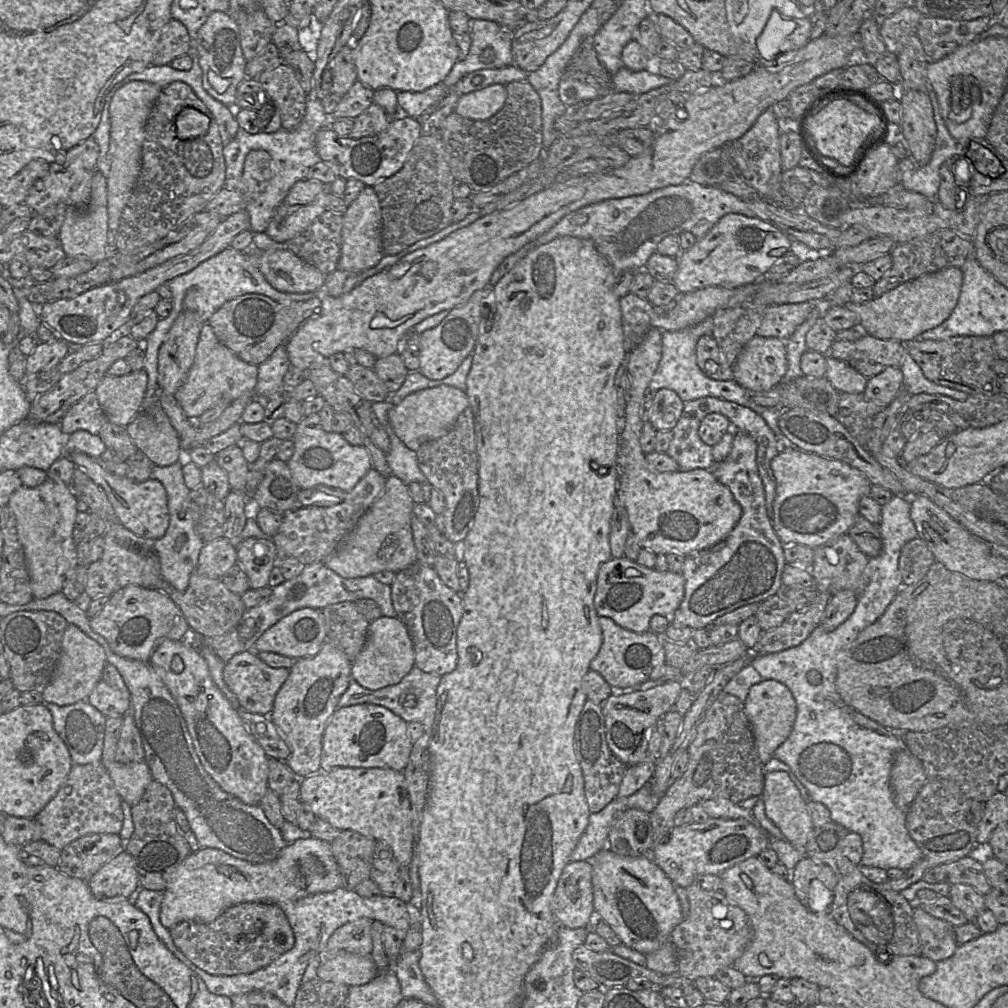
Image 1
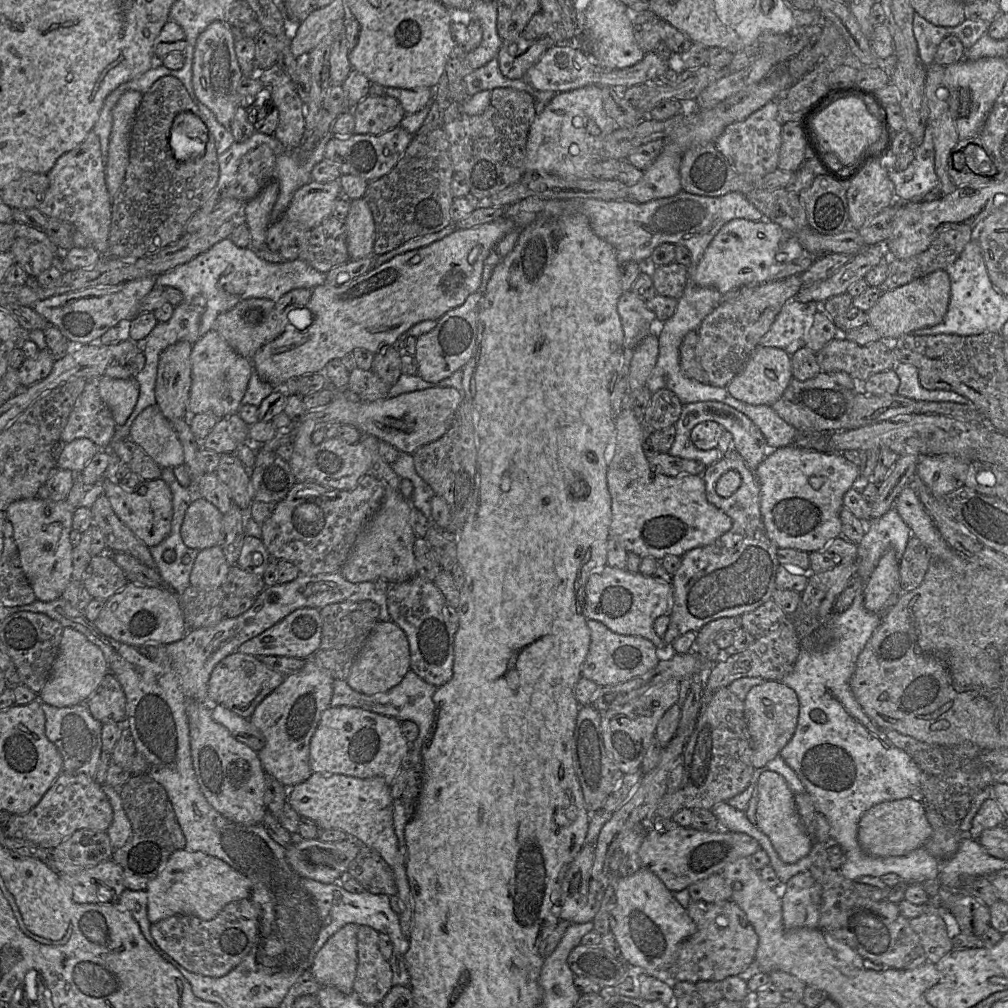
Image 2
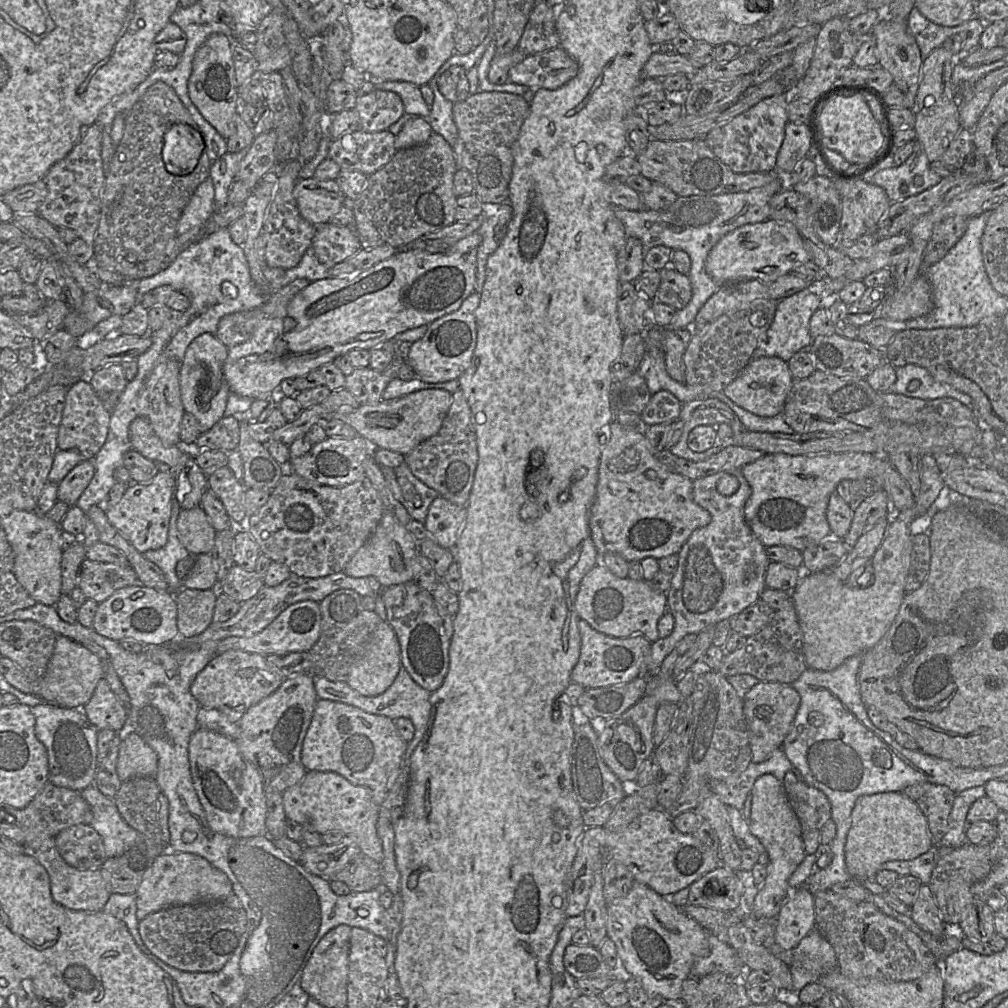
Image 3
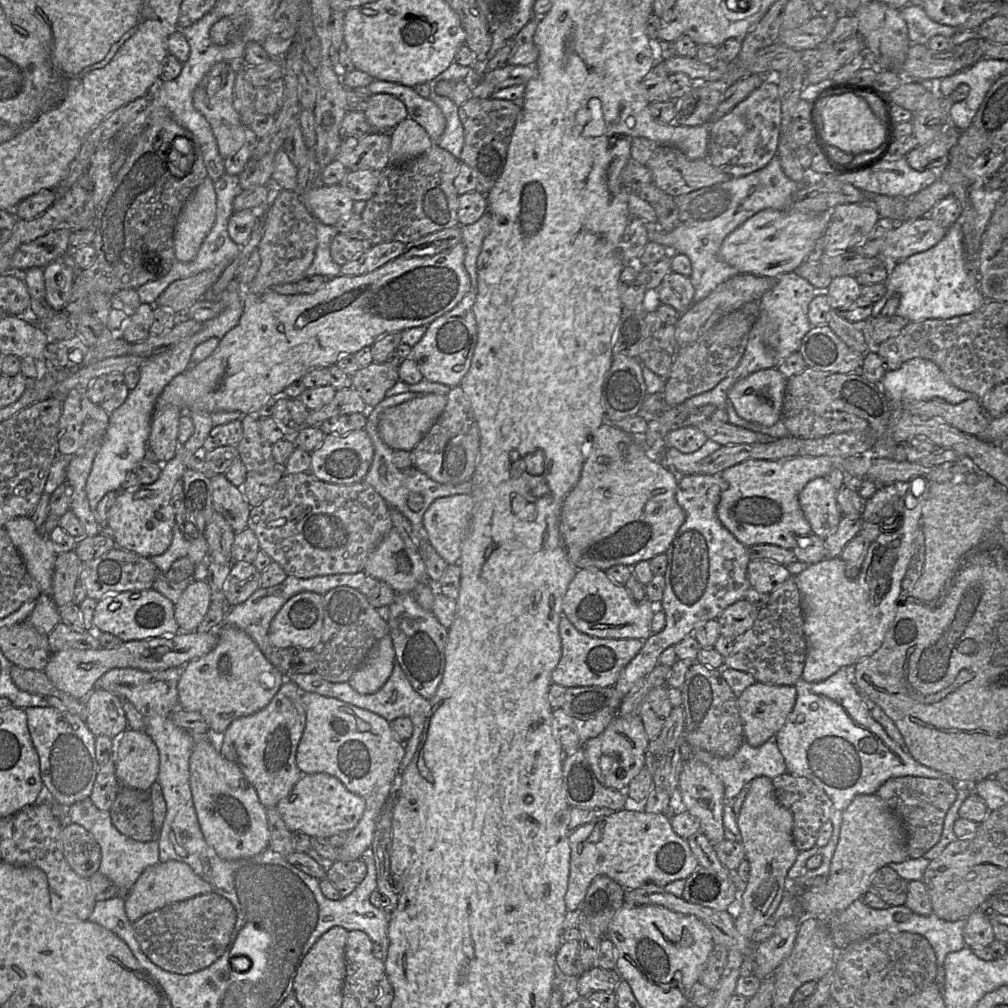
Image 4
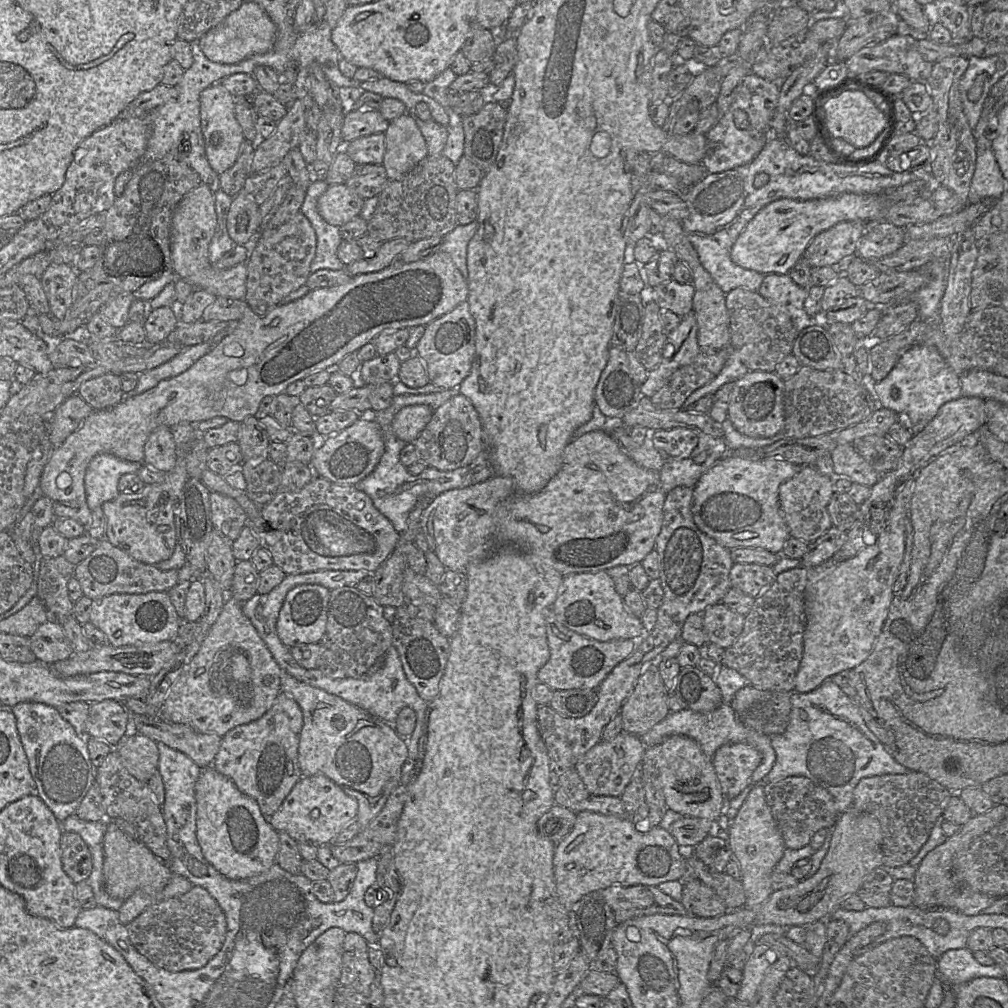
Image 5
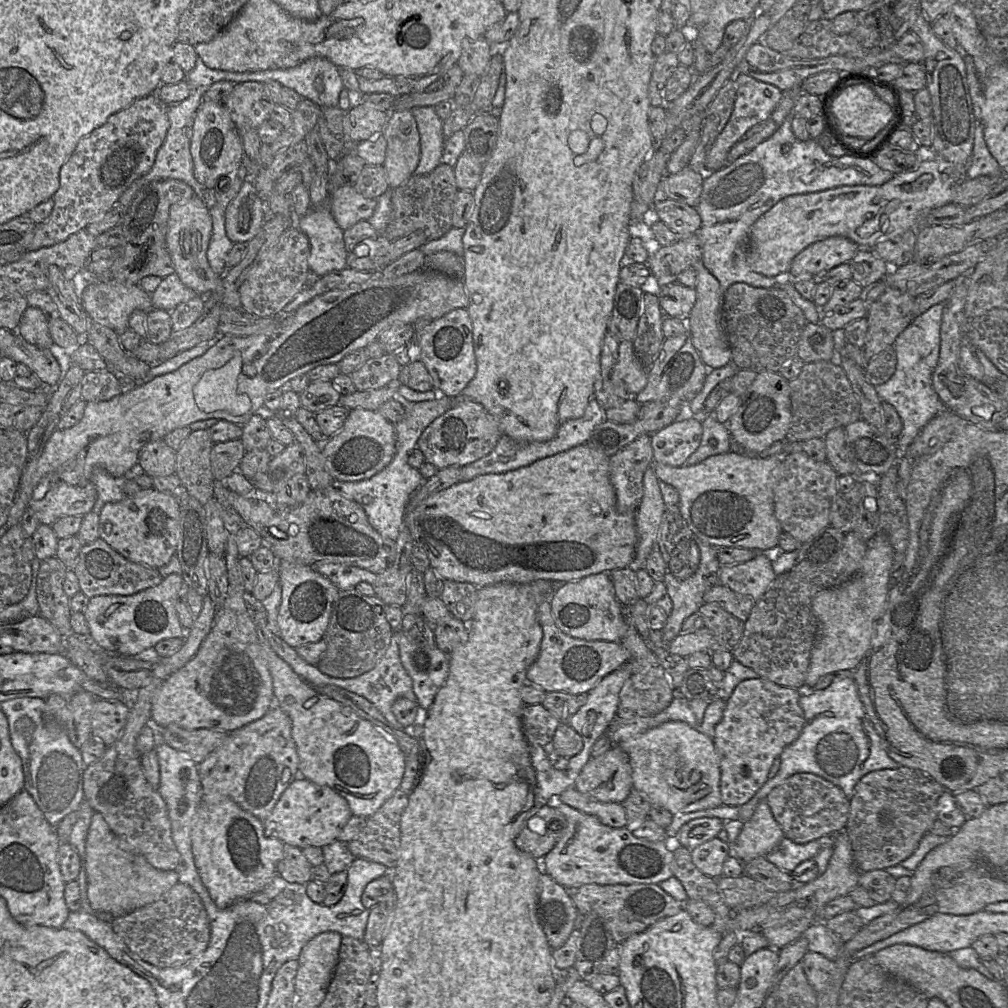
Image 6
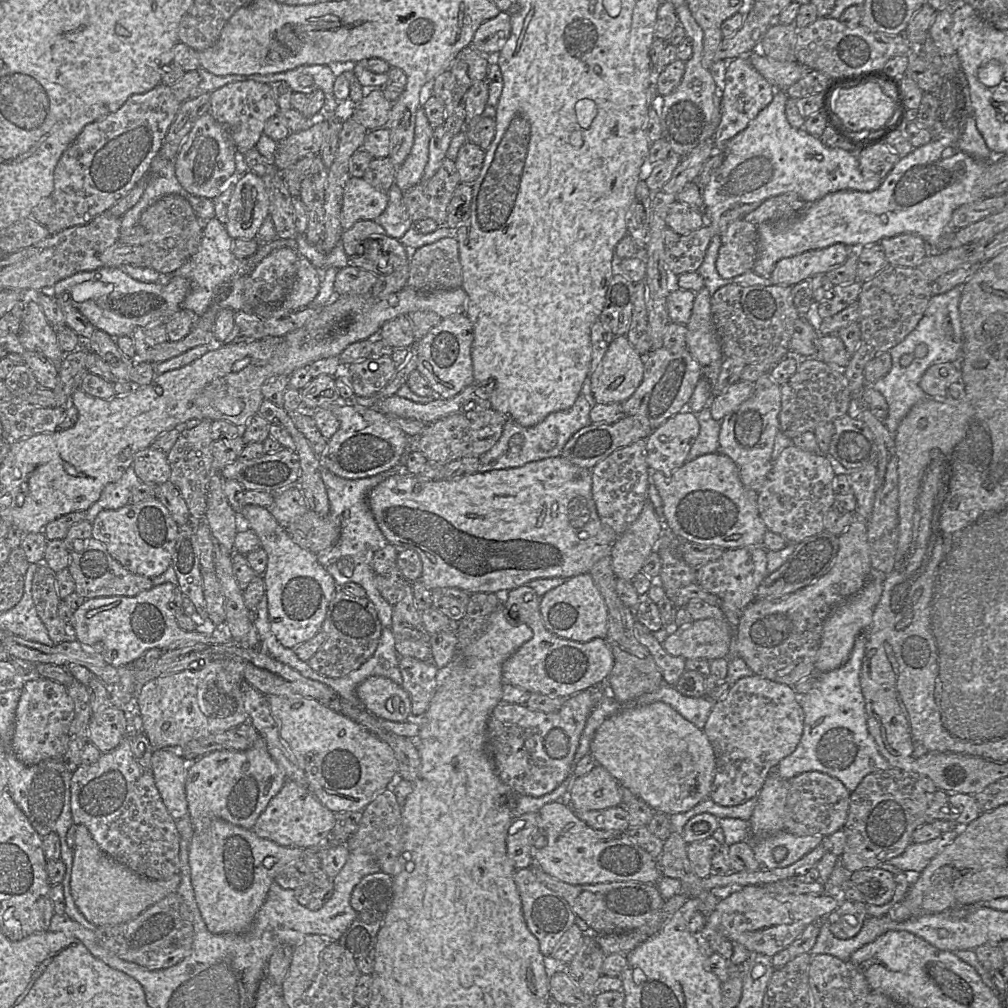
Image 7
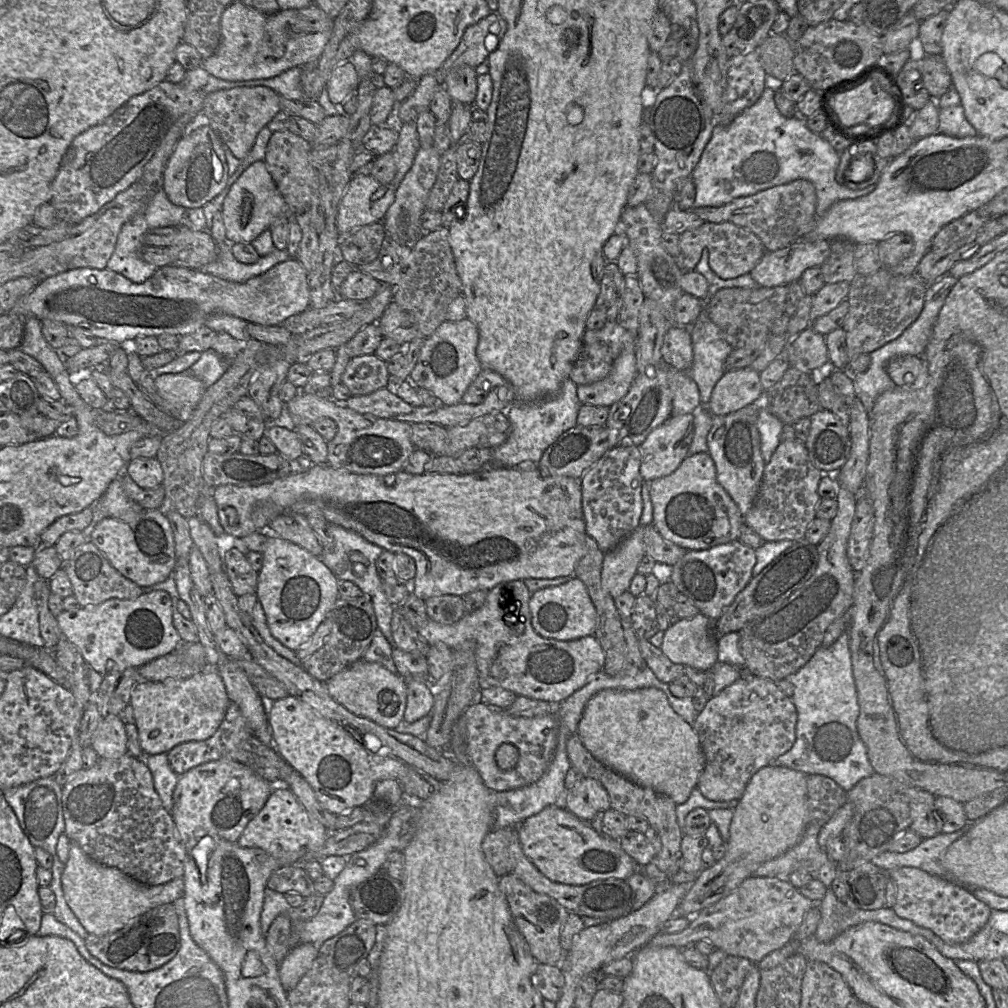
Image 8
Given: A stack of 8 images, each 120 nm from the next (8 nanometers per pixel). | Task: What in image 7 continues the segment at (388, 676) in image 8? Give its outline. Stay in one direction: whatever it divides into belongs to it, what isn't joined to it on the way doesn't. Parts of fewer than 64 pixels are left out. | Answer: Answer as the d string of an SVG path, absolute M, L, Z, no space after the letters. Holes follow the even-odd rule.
M371 676L360 683L356 694L372 715L392 722L405 722L411 714L409 693L391 679Z

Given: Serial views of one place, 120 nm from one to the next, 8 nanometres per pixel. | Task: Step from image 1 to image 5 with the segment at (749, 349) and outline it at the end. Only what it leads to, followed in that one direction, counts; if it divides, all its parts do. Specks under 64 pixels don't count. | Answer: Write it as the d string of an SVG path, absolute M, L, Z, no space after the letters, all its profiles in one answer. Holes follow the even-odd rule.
M749 371L735 382L728 403L728 419L734 428L751 438L769 438L779 433L785 420L783 404L784 380L775 372Z

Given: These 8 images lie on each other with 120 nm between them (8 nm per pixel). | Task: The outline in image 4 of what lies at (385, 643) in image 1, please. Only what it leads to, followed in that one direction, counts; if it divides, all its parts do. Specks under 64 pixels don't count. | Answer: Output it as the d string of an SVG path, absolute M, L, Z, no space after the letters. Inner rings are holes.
M387 634L371 648L364 663L348 682L360 694L373 694L386 683L394 663L393 642L390 634Z

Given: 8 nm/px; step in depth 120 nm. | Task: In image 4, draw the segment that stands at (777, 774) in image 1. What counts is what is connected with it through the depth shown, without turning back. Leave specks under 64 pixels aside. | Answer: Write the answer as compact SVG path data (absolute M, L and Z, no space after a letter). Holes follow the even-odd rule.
M757 777L749 783L749 792L736 820L741 844L750 865L750 874L742 894L742 912L735 919L735 926L741 935L752 940L756 930L770 923L771 917L782 902L787 874L795 863L799 850L793 842L793 816L778 802L772 780L768 777Z

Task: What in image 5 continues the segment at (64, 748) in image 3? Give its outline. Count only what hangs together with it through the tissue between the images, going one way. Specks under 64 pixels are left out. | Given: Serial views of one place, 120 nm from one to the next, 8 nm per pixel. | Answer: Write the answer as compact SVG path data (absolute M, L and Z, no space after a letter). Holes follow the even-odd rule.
M21 702L10 709L16 718L17 731L35 782L35 794L61 823L74 814L89 788L95 782L86 738L76 734L58 710L38 702Z

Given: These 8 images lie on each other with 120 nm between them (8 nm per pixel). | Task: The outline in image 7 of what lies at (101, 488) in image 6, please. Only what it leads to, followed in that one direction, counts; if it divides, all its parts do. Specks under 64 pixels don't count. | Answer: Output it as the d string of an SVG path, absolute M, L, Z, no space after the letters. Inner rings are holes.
M131 465L117 482L103 488L99 499L87 510L87 520L93 523L100 511L117 510L130 503L133 489L140 483Z

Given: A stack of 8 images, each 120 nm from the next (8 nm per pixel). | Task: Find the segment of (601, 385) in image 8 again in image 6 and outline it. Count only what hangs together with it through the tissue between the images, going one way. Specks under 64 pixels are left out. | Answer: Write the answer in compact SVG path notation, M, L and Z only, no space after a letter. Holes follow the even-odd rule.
M631 341L619 342L618 357L610 379L615 386L624 388L630 395L636 395L645 387L646 367L636 355Z

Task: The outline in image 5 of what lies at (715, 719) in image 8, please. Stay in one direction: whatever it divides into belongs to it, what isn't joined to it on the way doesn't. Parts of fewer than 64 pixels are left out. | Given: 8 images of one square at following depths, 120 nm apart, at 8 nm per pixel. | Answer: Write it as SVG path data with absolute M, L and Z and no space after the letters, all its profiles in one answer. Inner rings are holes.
M749 684L735 693L729 705L746 726L772 737L788 726L791 692L759 690ZM727 743L716 750L712 762L727 800L737 797L751 783L761 761L761 753L746 743Z

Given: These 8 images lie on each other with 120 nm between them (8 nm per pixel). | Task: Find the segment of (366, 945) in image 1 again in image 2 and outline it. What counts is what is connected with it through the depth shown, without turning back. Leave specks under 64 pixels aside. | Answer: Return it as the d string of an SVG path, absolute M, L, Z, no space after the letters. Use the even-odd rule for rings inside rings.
M356 924L345 925L317 953L310 970L322 987L334 987L344 994L353 992L358 929Z

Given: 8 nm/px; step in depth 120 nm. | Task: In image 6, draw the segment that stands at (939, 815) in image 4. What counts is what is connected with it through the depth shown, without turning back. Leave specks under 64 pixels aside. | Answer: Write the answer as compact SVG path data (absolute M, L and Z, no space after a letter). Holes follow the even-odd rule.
M909 767L874 770L862 776L850 798L844 829L857 869L862 873L886 869L910 857L937 819L936 805L944 791L932 776Z

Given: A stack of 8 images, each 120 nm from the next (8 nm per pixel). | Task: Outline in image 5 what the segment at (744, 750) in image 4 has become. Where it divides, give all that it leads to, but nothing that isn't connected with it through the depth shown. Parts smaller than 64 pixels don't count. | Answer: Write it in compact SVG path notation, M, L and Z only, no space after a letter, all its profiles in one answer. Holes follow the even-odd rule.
M726 703L708 713L699 713L690 709L670 712L666 718L639 738L646 747L652 747L661 744L672 735L684 735L693 739L698 743L702 752L709 758L713 758L716 750L727 743L746 743L754 747L761 753L762 761L754 771L750 784L761 782L771 771L776 761L776 753L771 745L771 737L746 726L732 707Z

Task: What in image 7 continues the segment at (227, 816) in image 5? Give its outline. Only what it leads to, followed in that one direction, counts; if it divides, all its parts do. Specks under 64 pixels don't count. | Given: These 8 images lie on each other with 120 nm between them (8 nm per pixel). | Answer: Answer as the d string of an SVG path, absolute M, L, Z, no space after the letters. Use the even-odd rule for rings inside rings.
M212 819L201 830L194 830L189 845L189 867L194 897L201 917L213 934L245 932L264 903L280 870L303 859L304 849L288 848L257 836L222 819Z

